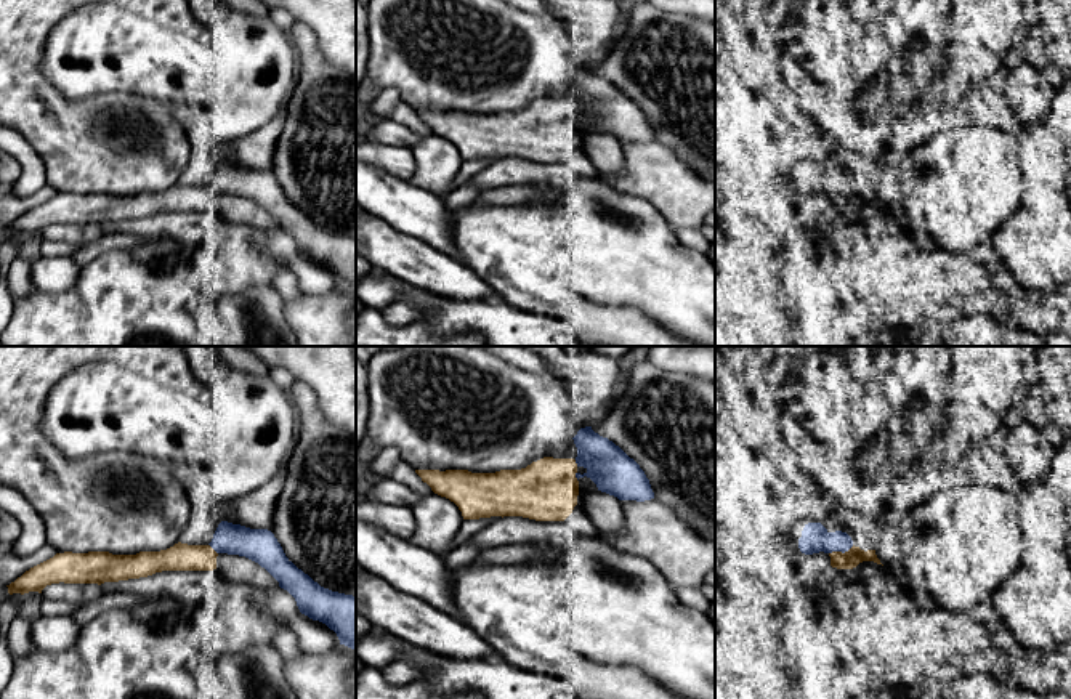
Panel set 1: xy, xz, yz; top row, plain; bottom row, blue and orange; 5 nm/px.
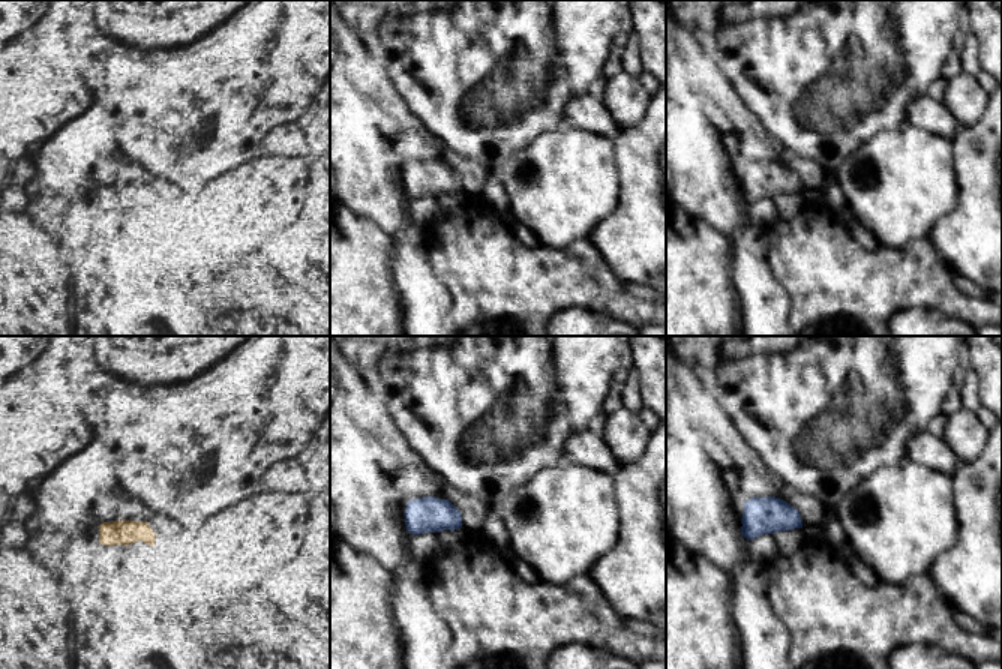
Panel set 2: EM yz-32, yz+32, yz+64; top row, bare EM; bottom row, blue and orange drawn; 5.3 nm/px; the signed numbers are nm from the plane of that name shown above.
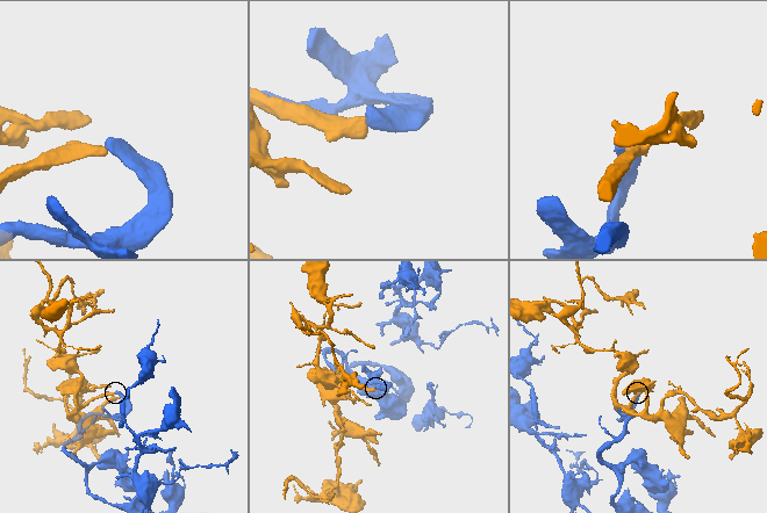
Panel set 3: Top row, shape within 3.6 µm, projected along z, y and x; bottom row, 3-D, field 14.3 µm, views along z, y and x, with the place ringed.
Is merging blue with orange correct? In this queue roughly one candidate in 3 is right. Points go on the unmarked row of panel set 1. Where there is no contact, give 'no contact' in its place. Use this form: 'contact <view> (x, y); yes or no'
contact yz (840, 191); yes

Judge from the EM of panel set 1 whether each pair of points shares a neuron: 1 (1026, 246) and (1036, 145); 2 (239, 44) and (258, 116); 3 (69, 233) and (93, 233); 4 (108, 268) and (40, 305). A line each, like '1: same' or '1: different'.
1: same
2: same
3: same
4: same

